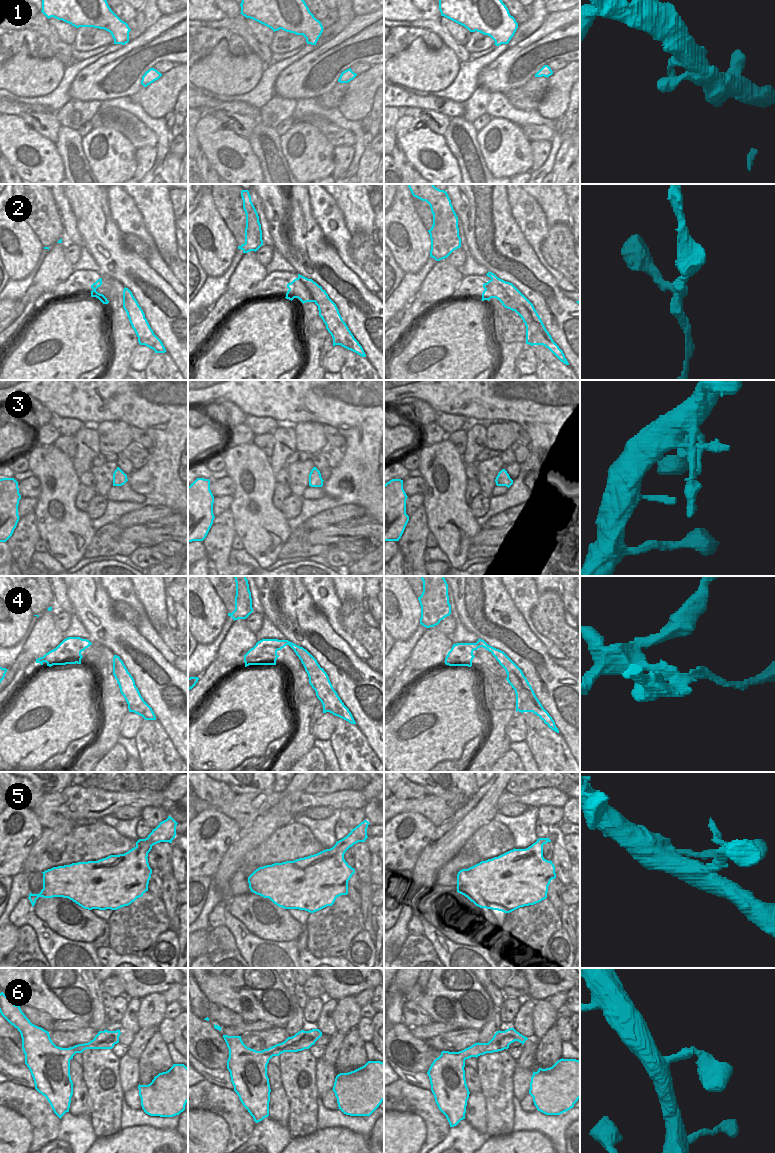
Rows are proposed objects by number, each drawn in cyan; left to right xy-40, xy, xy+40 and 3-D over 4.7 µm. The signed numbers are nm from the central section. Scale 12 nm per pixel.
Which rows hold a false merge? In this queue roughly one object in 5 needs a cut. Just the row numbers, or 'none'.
2, 3, 4.

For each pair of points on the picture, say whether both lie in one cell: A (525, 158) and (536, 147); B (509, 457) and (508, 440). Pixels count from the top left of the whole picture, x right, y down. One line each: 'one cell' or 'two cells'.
A: two cells
B: two cells

